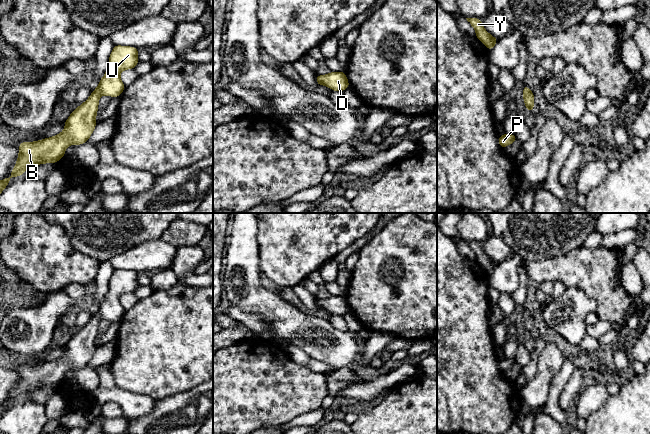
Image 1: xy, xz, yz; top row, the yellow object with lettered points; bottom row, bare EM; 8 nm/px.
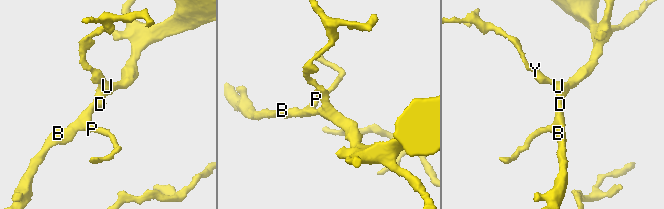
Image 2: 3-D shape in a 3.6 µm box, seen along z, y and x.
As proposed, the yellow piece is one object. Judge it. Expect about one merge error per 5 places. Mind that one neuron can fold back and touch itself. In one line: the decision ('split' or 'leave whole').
leave whole

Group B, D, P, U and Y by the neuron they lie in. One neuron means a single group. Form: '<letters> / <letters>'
B D P U Y

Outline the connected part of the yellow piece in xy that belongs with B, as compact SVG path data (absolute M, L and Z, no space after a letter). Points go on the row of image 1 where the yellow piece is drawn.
M115 45L110 56L109 66L99 85L90 97L78 106L65 121L64 130L54 136L35 142L21 142L19 156L10 177L0 181L0 194L14 177L21 176L28 168L39 164L56 163L64 155L65 149L73 145L86 143L96 127L96 114L101 95L119 97L125 85L120 78L120 72L134 69L140 62L137 54L139 49L130 46Z

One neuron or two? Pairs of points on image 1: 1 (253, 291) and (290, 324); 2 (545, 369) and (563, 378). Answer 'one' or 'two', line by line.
1: one
2: two

